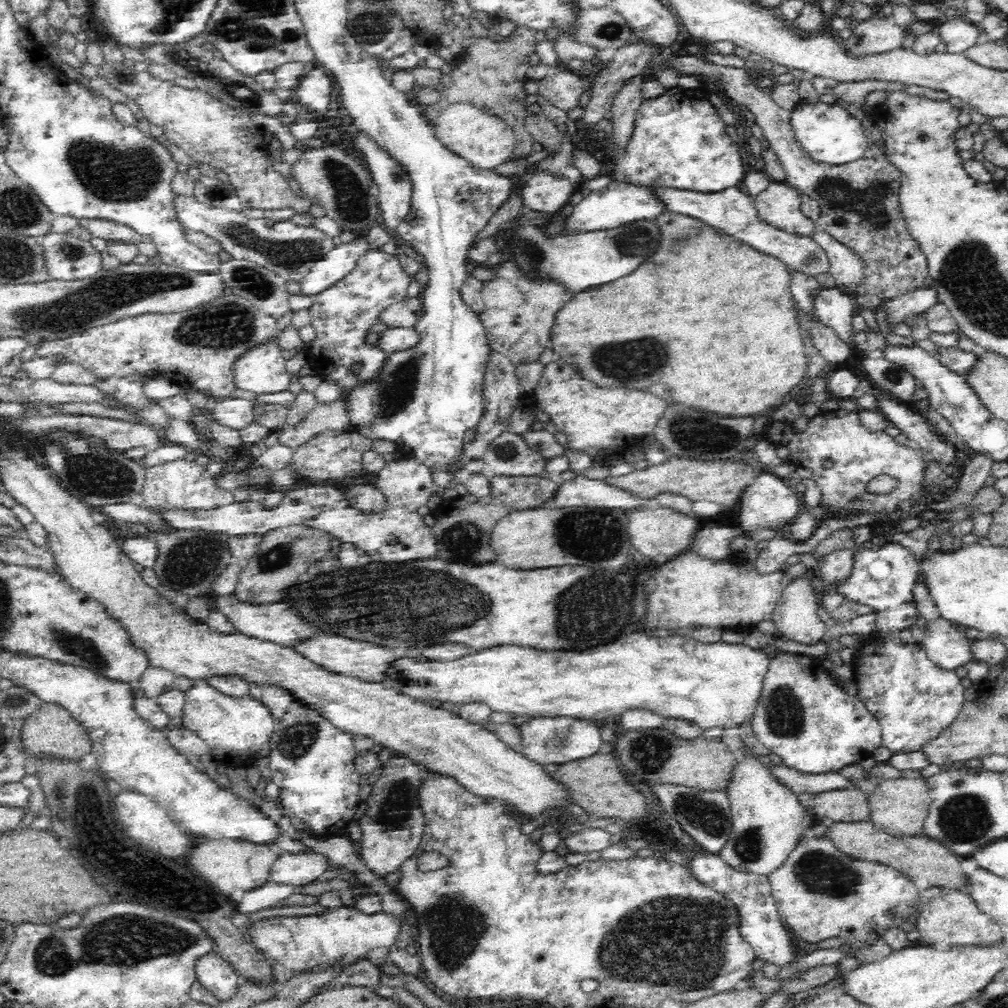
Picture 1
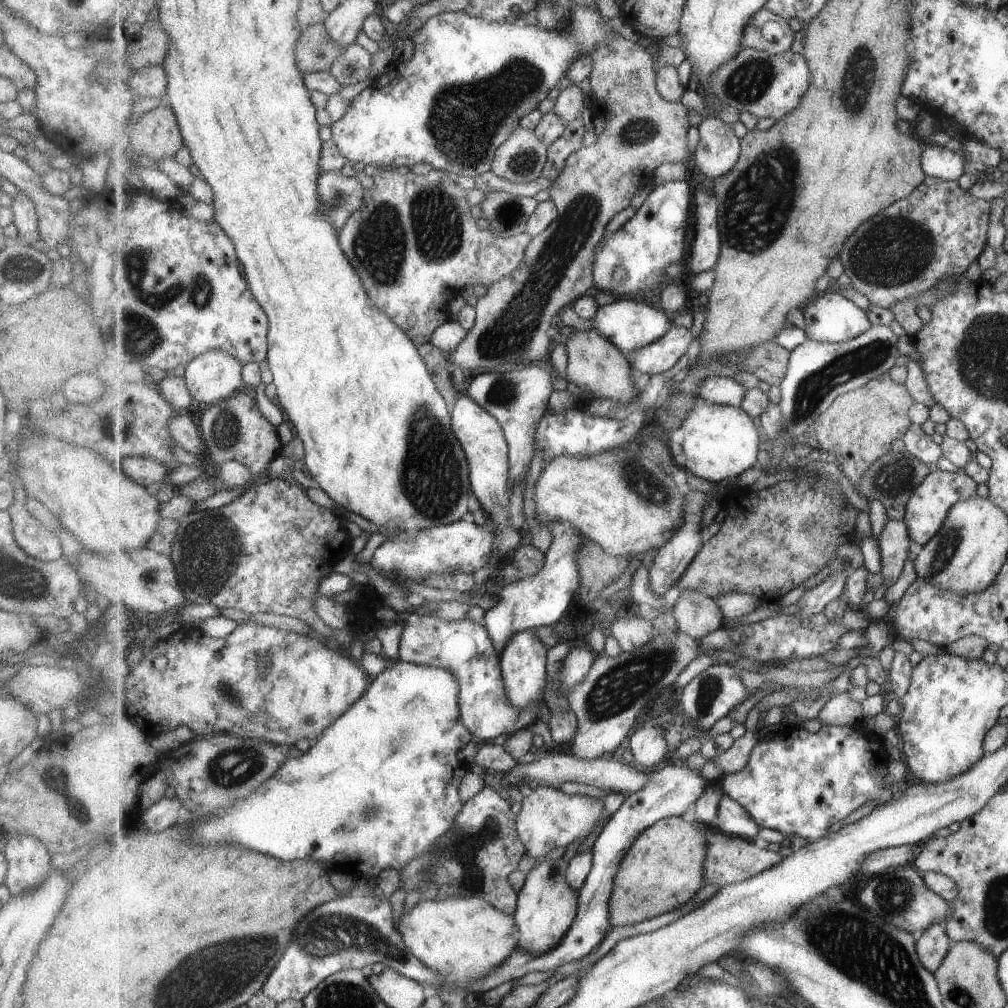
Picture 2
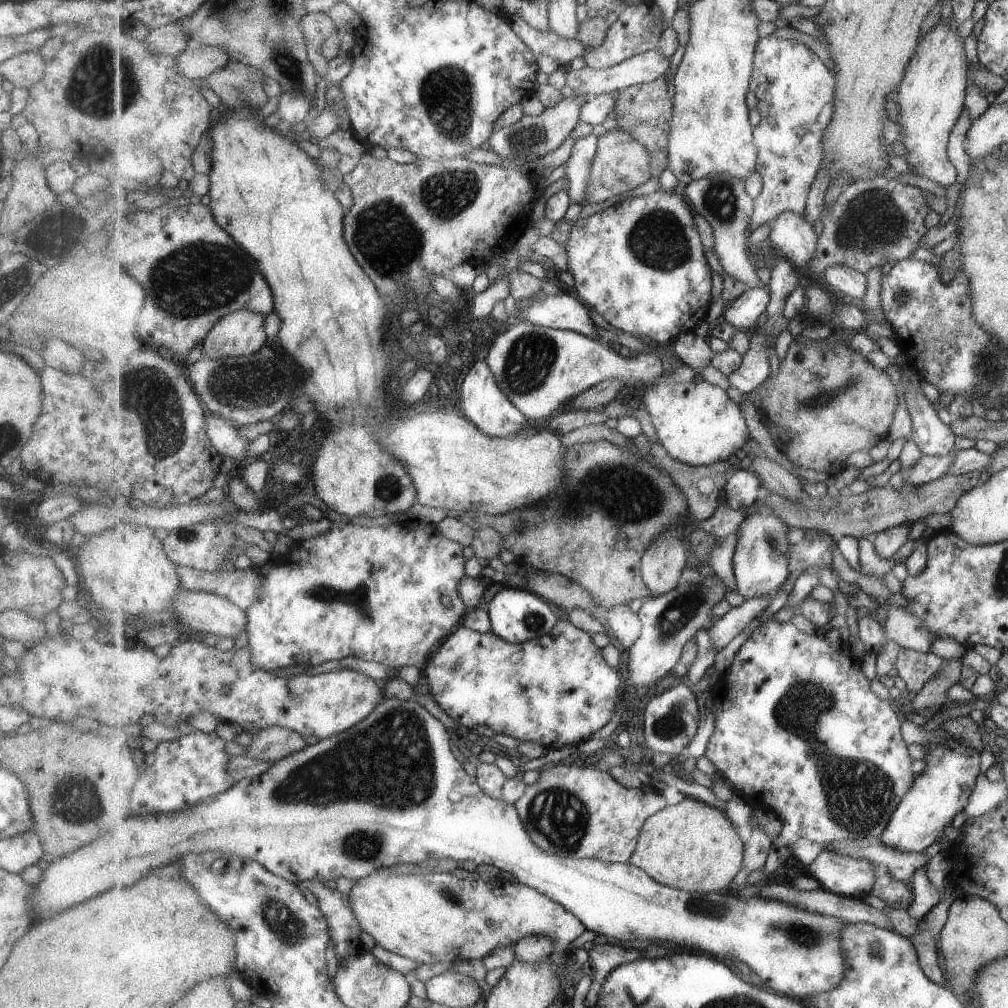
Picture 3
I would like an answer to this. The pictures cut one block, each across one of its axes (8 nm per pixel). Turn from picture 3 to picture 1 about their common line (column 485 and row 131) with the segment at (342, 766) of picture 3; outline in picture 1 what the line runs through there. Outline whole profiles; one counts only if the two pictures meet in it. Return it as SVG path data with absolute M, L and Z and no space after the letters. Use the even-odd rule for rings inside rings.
M802 99L789 111L789 126L800 150L821 164L840 166L851 163L862 158L869 145L862 122L836 103L830 105L819 100L811 102Z

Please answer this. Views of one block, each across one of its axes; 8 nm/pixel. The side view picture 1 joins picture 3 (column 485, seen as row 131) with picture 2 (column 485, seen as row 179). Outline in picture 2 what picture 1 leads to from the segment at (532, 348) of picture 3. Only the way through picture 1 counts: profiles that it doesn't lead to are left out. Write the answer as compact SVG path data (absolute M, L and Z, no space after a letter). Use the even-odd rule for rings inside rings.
M527 362L523 368L515 370L513 372L509 371L505 374L489 373L477 375L468 387L468 395L477 402L481 404L483 408L487 409L487 412L494 416L499 424L502 424L507 442L510 445L510 482L511 490L513 486L520 482L521 479L526 478L526 472L529 471L529 465L533 456L535 456L535 432L537 432L537 426L539 422L547 416L549 412L549 400L555 392L555 378L553 374L549 372L549 368L545 366L539 366L535 362Z

